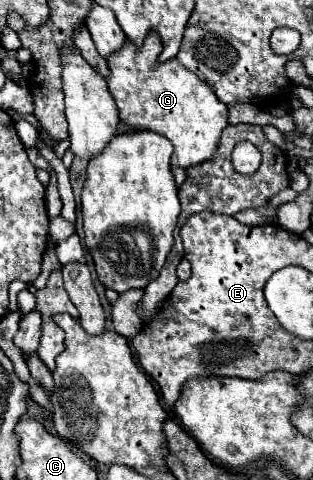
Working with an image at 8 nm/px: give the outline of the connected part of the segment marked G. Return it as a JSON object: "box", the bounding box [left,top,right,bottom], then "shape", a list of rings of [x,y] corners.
{"box":[108,35,228,169],"shape":[[[148,35],[148,43],[136,51],[132,43],[124,43],[116,55],[110,55],[108,87],[120,109],[120,119],[138,129],[164,135],[174,145],[172,165],[188,169],[212,161],[222,131],[228,127],[228,107],[218,101],[204,81],[184,69],[176,59],[158,63],[163,45],[156,35]]]}

